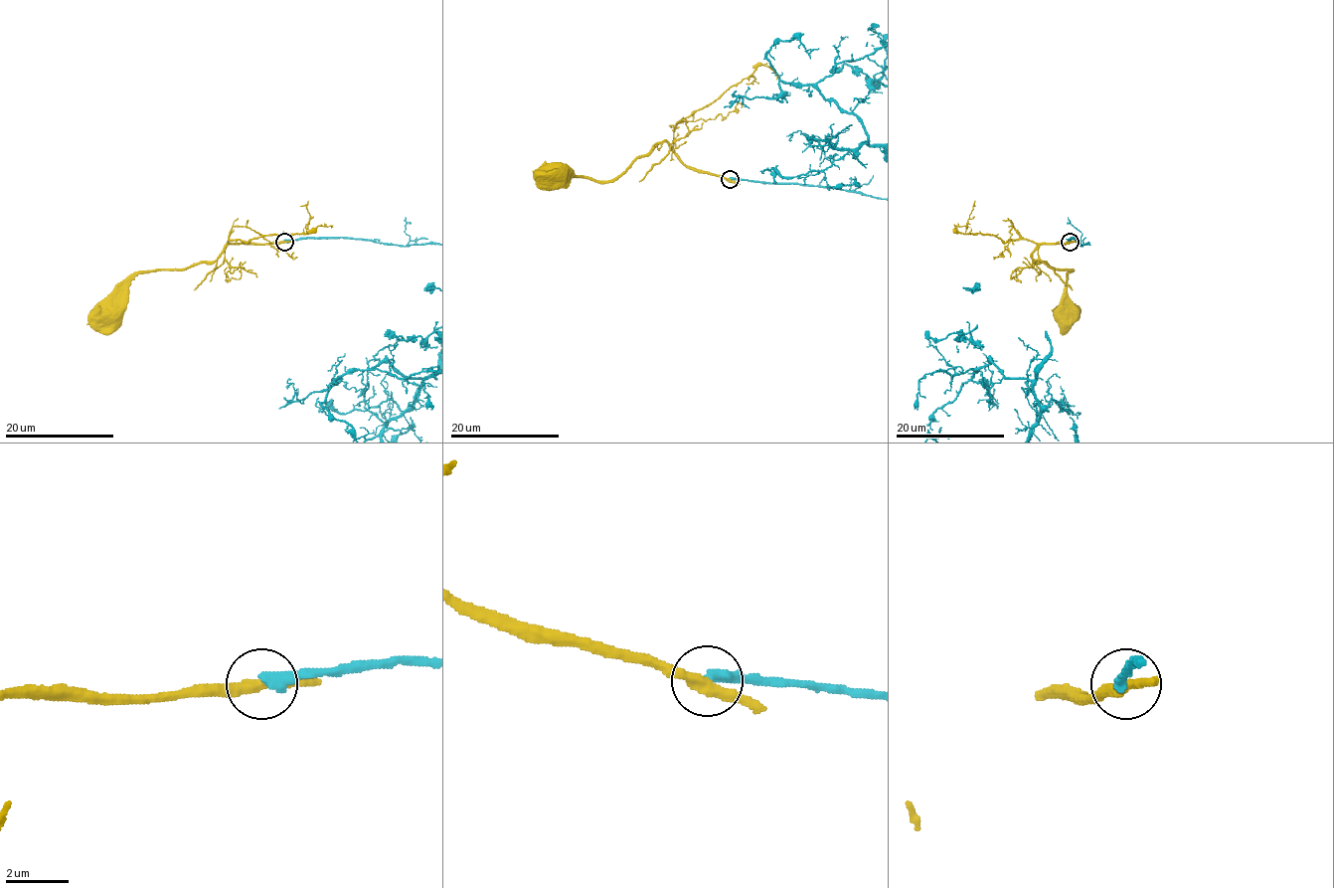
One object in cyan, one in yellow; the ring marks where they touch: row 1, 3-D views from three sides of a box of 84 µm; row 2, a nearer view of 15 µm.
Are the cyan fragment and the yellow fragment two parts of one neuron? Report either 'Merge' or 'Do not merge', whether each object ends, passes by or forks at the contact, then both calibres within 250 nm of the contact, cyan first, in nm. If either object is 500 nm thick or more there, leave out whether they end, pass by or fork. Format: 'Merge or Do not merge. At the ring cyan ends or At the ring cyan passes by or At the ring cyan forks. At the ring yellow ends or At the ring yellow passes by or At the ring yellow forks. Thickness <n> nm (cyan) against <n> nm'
Do not merge. At the ring cyan ends. At the ring yellow passes by. Thickness 380 nm (cyan) against 320 nm

